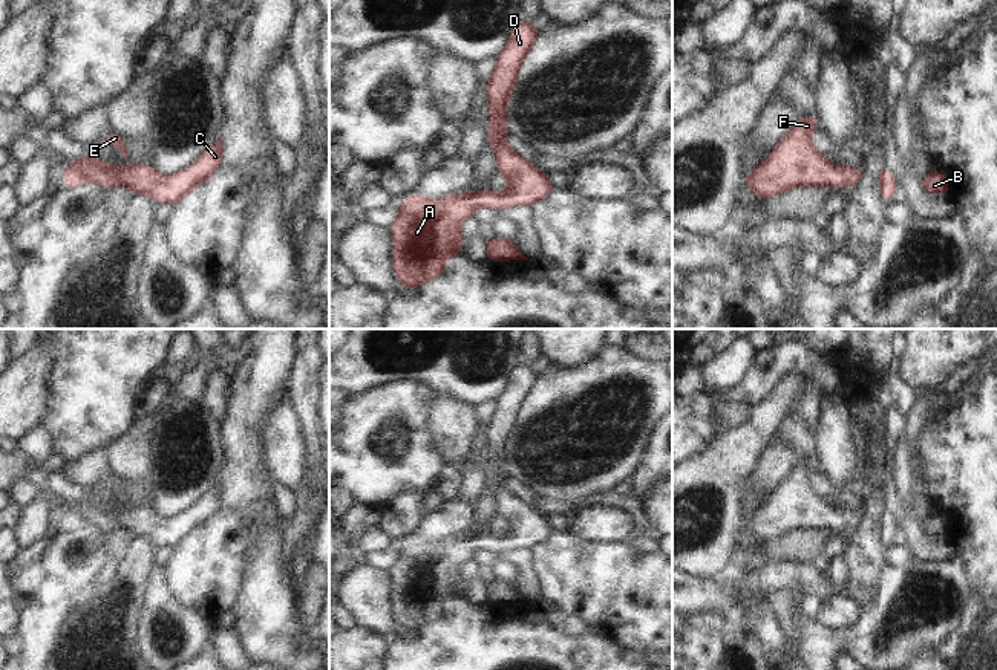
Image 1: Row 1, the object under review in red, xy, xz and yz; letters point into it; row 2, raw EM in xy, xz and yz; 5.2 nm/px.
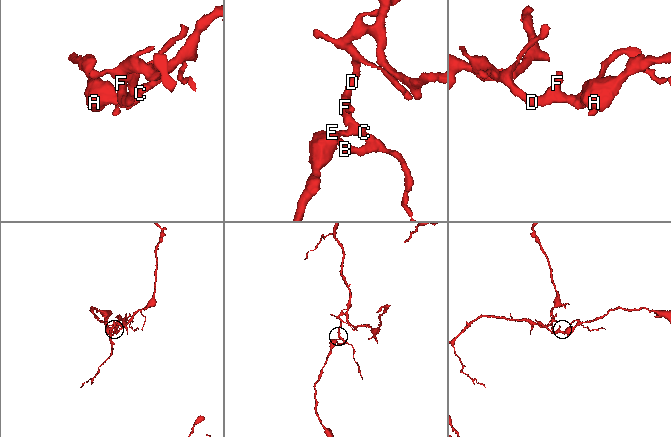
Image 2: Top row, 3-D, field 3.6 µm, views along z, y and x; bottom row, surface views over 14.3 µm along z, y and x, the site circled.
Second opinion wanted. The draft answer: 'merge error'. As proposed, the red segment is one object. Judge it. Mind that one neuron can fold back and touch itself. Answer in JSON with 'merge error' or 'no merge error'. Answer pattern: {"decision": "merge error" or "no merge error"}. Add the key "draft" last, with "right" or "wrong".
{"decision": "no merge error", "draft": "wrong"}

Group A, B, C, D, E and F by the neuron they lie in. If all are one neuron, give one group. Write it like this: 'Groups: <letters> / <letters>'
Groups: A B C D E F

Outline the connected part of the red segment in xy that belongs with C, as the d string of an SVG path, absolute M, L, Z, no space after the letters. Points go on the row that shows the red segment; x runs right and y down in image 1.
M222 138L205 151L193 167L176 176L162 176L155 167L123 165L113 168L101 159L92 156L80 161L70 161L70 167L63 170L66 188L75 188L89 182L103 184L106 188L126 187L133 194L145 193L158 203L172 203L176 207L193 190L210 181L222 167Z

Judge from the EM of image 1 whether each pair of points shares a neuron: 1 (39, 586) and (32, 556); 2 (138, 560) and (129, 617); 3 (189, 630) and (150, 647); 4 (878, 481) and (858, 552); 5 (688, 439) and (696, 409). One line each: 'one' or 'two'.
1: two
2: one
3: one
4: one
5: one

